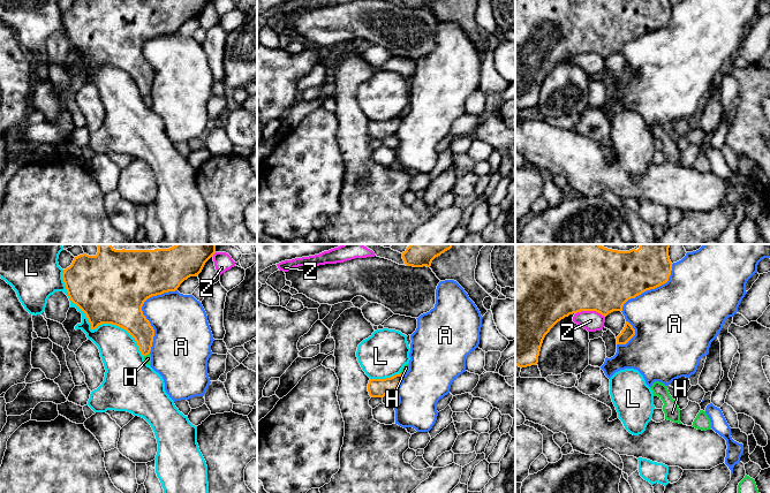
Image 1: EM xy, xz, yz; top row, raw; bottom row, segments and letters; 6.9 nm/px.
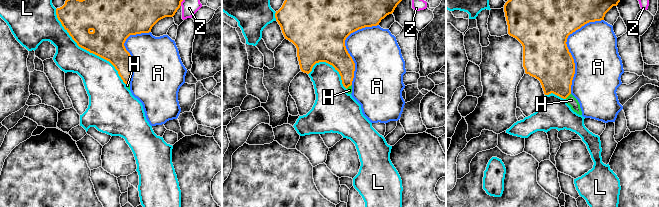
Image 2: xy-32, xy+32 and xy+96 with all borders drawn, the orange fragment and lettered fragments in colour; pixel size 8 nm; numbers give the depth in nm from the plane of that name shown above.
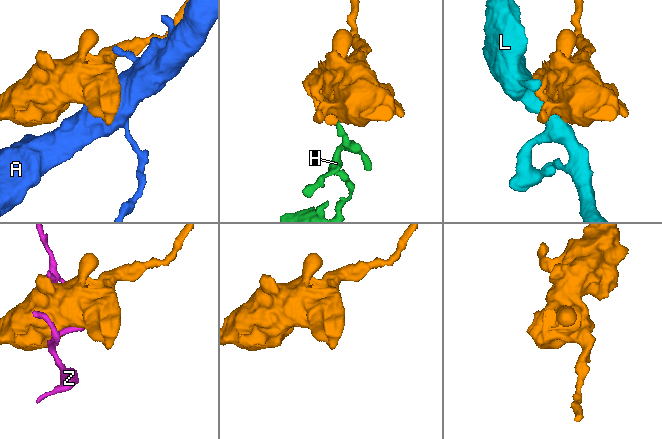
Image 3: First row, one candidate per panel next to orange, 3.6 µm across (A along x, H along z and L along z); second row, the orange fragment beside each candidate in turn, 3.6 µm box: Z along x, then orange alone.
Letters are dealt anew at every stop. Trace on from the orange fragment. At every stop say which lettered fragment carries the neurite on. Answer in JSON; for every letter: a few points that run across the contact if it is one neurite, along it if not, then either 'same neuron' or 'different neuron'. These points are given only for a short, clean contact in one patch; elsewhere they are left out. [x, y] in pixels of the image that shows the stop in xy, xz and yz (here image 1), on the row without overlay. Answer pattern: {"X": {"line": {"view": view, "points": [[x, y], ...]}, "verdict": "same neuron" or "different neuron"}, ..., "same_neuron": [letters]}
{"A": {"verdict": "different neuron"}, "H": {"line": {"view": "xy", "points": [[149, 95], [144, 98]]}, "verdict": "different neuron"}, "L": {"verdict": "different neuron"}, "Z": {"verdict": "different neuron"}, "same_neuron": []}

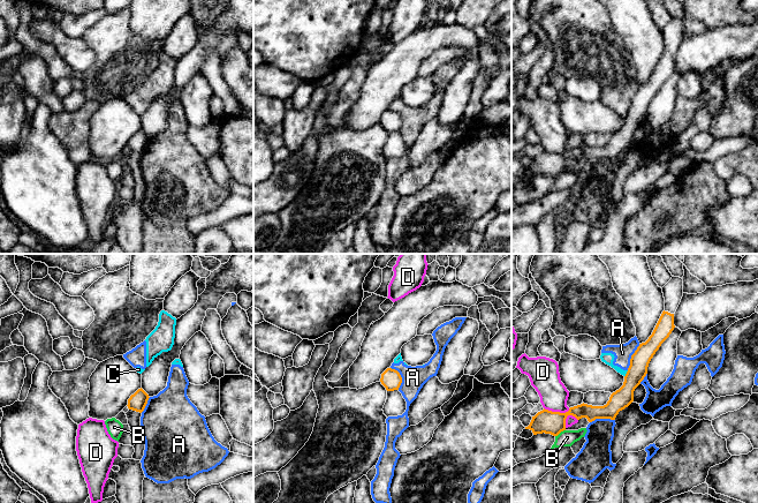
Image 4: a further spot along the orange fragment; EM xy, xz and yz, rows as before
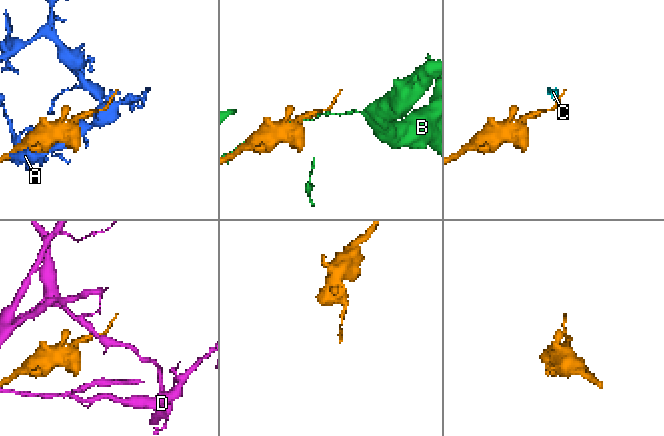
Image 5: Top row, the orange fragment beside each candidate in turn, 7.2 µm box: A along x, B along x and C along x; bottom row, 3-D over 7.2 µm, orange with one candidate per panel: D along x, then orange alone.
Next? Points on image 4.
{"A": {"verdict": "different neuron"}, "B": {"verdict": "different neuron"}, "C": {"line": {"view": "yz", "points": [[628, 112], [624, 118]]}, "verdict": "different neuron"}, "D": {"line": {"view": "yz", "points": [[544, 149], [560, 154], [569, 151]]}, "verdict": "different neuron"}, "same_neuron": []}

